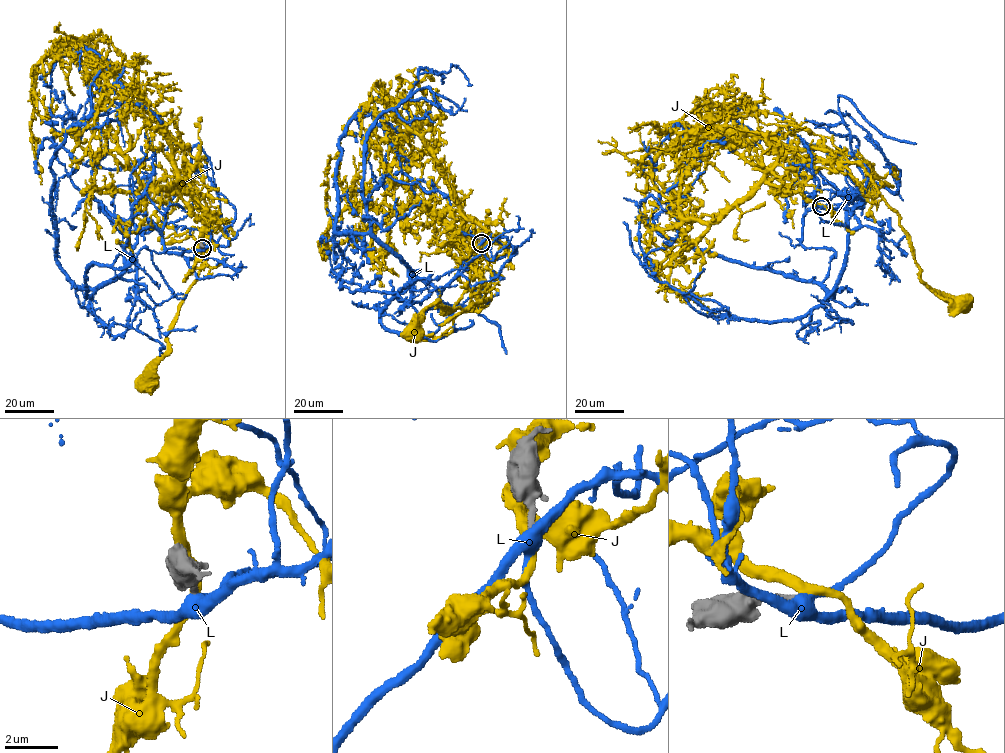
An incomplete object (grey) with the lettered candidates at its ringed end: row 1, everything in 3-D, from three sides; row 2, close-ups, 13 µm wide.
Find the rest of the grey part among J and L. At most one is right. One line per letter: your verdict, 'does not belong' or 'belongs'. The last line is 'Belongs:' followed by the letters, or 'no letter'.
J: belongs
L: does not belong
Belongs: J

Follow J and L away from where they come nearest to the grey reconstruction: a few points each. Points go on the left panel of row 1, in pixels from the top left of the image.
J: (203, 247), (205, 224), (177, 188), (195, 198), (212, 229), (167, 349), (146, 372), (148, 384)
L: (203, 248), (167, 251), (151, 226), (94, 287), (60, 266), (50, 165), (108, 61), (83, 49), (78, 70)

